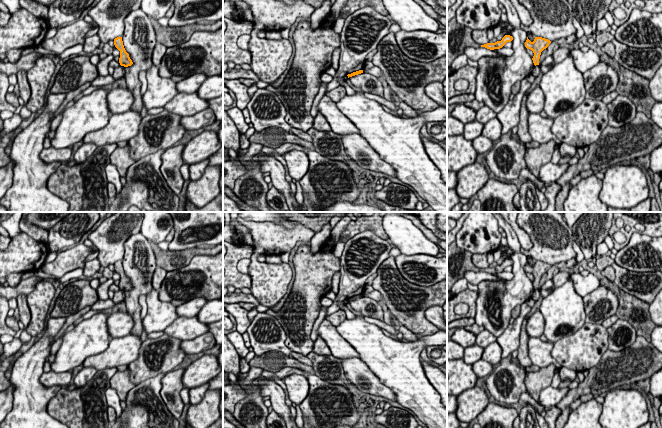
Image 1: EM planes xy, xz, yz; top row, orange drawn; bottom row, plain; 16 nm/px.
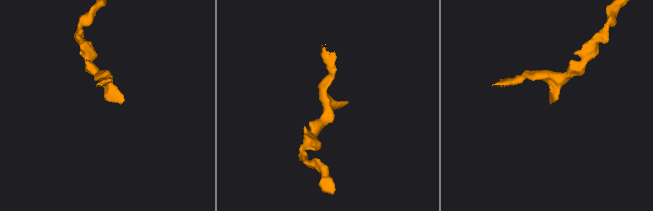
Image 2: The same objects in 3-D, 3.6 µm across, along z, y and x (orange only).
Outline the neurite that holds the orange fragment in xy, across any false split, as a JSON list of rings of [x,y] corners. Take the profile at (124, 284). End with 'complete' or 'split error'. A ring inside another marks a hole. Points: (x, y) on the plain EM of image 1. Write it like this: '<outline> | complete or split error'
[[[122,261],[115,262],[114,269],[120,275],[120,282],[119,282],[120,289],[124,291],[131,290],[133,286],[124,272]]] | complete

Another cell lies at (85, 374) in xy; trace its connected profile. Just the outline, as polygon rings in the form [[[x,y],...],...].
[[[83,367],[74,378],[72,384],[77,388],[84,387],[96,374],[97,370],[94,367]]]

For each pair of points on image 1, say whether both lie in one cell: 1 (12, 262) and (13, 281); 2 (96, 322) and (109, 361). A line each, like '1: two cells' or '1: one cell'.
1: two cells
2: two cells

